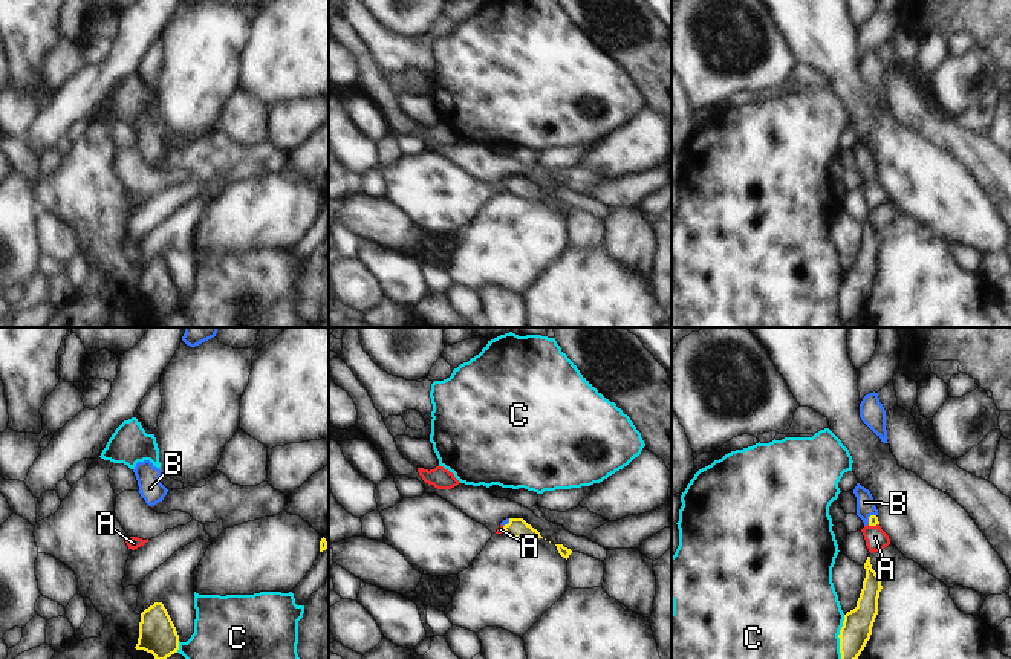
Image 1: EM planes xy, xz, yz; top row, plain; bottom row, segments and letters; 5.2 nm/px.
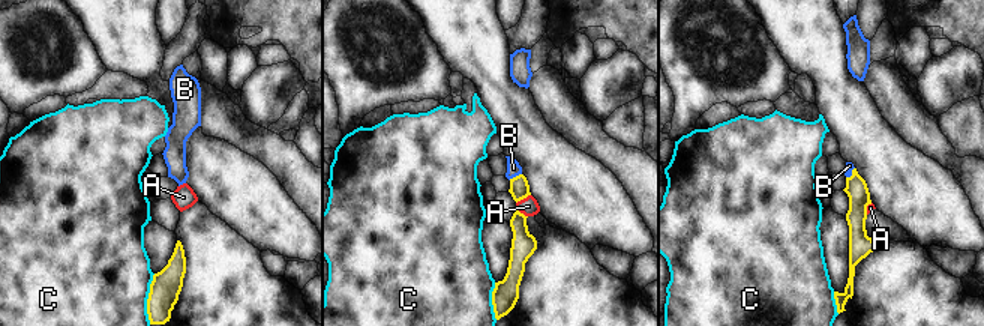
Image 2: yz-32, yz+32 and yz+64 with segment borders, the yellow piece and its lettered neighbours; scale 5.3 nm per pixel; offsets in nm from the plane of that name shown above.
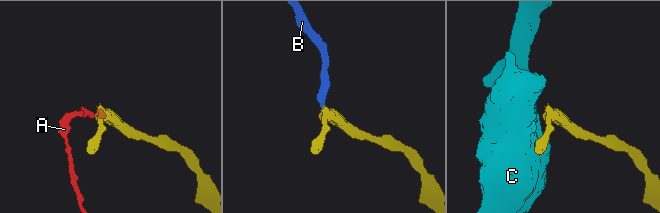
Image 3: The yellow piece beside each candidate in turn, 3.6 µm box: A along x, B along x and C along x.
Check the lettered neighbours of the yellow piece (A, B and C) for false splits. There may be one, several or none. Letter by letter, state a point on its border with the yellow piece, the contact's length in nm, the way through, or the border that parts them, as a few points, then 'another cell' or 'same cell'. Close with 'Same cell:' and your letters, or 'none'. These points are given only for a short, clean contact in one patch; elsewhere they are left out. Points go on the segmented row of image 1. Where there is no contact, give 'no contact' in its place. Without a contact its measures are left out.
A: yz (872, 525) | 60 nm | along yz (878, 523), (867, 525) | another cell
B: yz (869, 517) | 70 nm | across yz (872, 520), (869, 517), (866, 506) | same cell
C: yz (838, 636) | 240 nm | along yz (845, 615), (838, 635), (840, 658) | another cell
Same cell: B

